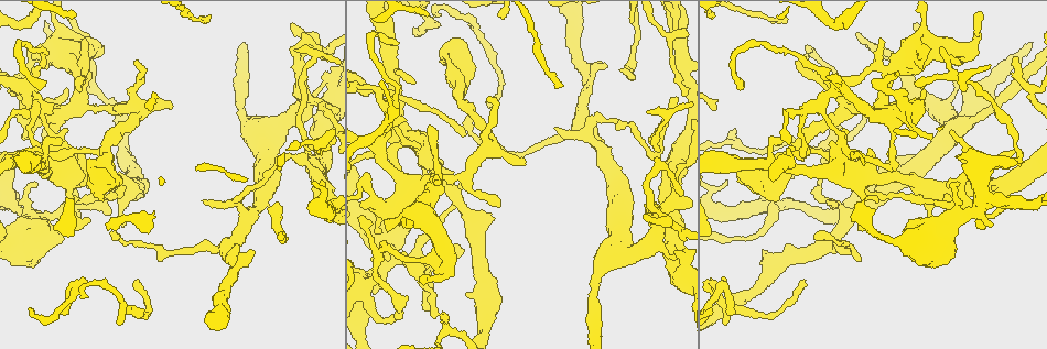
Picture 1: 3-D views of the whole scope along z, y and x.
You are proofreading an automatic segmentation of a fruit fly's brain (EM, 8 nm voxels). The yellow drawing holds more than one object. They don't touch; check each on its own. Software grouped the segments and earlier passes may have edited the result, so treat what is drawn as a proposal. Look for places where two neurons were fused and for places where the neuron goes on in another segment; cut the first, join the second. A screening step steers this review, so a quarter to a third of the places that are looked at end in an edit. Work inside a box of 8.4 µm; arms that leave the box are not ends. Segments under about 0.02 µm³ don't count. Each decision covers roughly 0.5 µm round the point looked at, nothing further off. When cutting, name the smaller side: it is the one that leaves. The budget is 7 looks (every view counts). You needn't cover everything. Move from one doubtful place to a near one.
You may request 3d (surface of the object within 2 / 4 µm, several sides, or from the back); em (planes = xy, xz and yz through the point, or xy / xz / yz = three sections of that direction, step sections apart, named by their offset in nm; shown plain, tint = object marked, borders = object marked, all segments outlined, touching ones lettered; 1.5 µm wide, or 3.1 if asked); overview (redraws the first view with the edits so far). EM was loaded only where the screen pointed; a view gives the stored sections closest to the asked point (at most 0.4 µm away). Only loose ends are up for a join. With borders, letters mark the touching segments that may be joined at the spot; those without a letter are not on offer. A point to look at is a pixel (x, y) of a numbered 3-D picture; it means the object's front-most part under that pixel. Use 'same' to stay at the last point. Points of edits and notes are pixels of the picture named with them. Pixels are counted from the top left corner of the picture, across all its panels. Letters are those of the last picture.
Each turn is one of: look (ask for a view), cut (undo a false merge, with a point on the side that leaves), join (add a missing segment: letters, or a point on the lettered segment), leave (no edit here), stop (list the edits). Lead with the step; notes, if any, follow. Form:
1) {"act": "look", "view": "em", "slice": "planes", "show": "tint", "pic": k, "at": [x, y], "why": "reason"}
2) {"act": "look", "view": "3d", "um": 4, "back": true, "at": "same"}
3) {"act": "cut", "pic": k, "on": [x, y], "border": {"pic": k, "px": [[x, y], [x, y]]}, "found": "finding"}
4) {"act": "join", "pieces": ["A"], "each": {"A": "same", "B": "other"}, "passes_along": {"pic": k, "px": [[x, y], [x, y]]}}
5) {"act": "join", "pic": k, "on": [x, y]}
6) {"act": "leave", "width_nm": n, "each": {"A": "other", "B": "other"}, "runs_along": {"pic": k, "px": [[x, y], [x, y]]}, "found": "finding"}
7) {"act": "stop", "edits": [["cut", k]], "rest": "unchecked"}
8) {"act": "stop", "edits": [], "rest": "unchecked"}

{"act": "look", "view": "em", "slice": "xy", "step": 8, "show": "borders", "pic": 1, "at": [648, 113], "why": "thin end"}

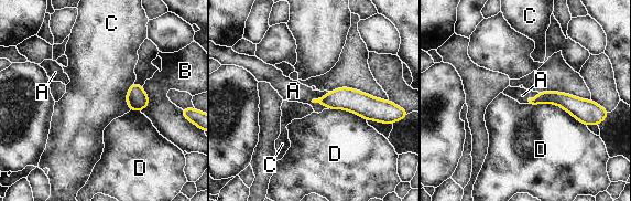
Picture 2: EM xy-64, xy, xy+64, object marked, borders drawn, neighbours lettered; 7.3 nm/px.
{"act": "join", "pieces": ["A"], "longest_contact_nm": ["D", 440], "each": {"A": "same", "B": "other", "C": "other", "D": "other"}, "passes_along": {"pic": 2, "px": [[346, 98], [321, 97], [293, 91]]}, "found": "the neuron continues"}

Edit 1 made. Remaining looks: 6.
{"act": "look", "view": "3d", "um": 4, "pic": 1, "at": [203, 200], "why": "branch stops here"}

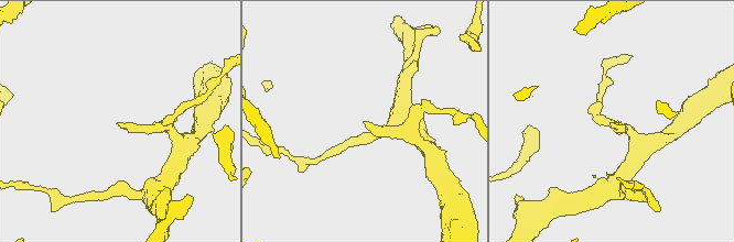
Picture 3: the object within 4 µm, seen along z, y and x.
{"act": "look", "view": "em", "slice": "planes", "show": "borders", "pic": 3, "at": [364, 121], "why": "now the EM"}

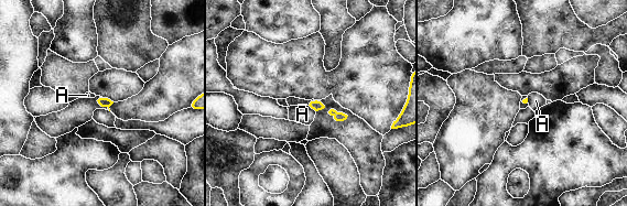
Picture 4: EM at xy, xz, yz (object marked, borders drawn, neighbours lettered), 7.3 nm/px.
{"act": "leave", "longest_contact_nm": ["A", 80], "each": {"A": "other"}, "border": {"pic": 4, "px": [[309, 105], [315, 111]]}, "found": "none of them fits"}

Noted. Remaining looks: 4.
{"act": "look", "view": "em", "slice": "planes", "show": "borders", "pic": 1, "at": [948, 185]}

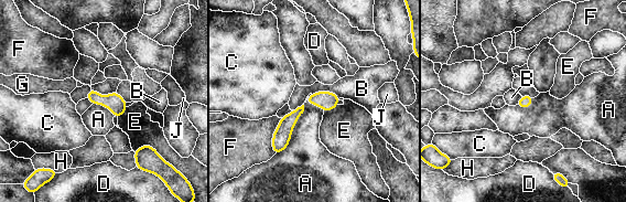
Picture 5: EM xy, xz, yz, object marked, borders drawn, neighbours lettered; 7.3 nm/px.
{"act": "leave", "each": {"A": "other", "B": "other", "C": "other", "D": "other", "E": "other", "F": "other", "G": "other", "H": "other", "J": "other"}, "border": {"pic": 5, "px": [[311, 94], [288, 146], [277, 155]]}, "found": "no lettered segment goes on from it"}

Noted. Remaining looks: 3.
{"act": "stop", "edits": [["join", 2]], "rest": "unchecked"}

